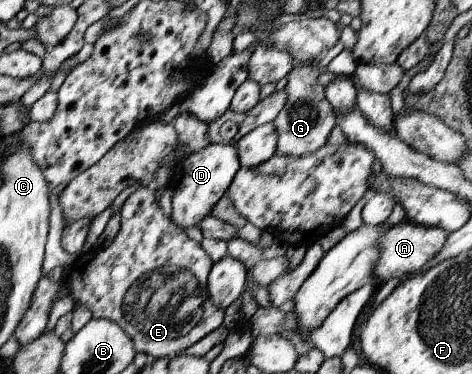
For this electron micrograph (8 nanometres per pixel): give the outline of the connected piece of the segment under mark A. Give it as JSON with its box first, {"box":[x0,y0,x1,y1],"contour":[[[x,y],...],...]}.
{"box":[373,220,448,286],"contour":[[[403,220],[396,225],[390,226],[387,232],[383,232],[377,240],[379,248],[379,262],[373,272],[374,284],[380,286],[391,278],[411,274],[425,266],[433,256],[437,256],[441,246],[447,240],[448,232],[439,227],[423,226]]]}

